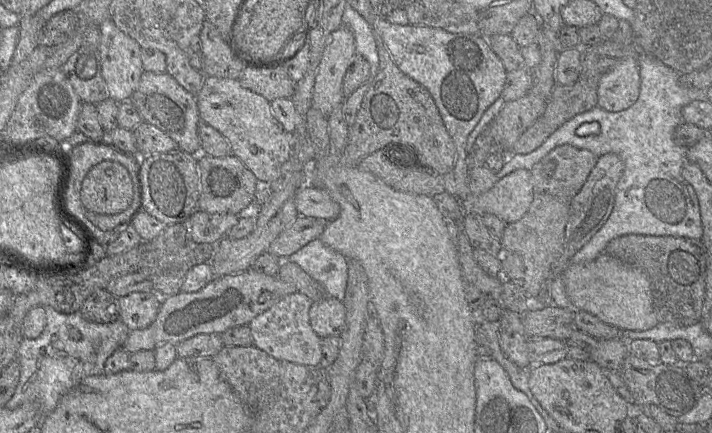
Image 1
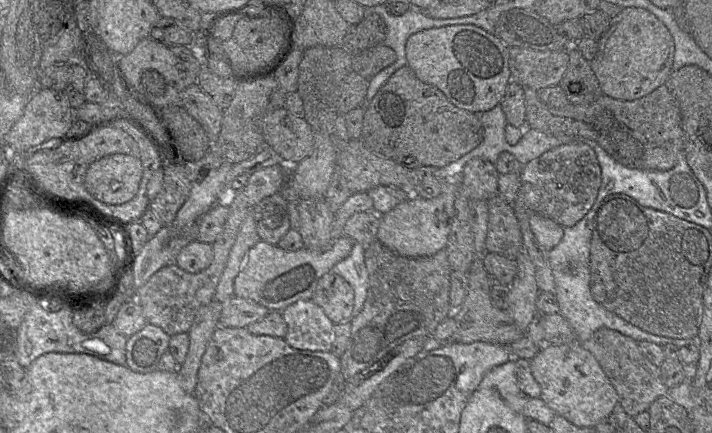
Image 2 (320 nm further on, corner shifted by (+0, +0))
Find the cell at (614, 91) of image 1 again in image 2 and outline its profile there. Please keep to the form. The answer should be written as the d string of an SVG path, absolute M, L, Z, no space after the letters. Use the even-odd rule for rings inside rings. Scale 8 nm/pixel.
M622 8L598 40L598 51L590 61L602 94L618 100L641 98L666 83L672 73L673 37L653 13L644 8Z

